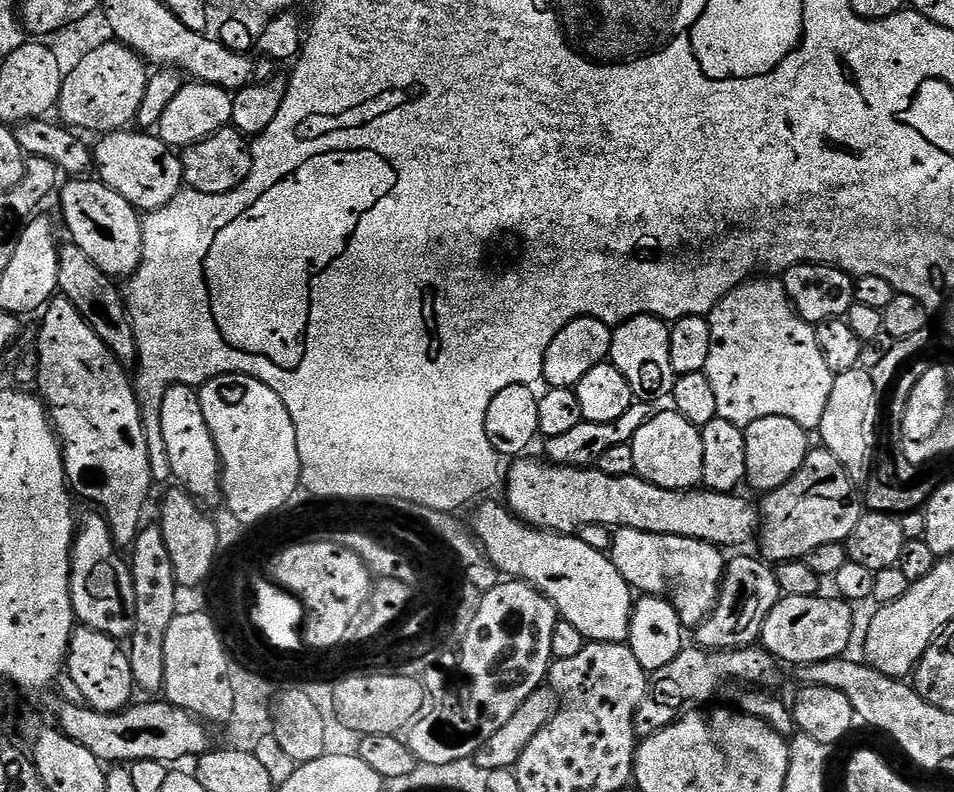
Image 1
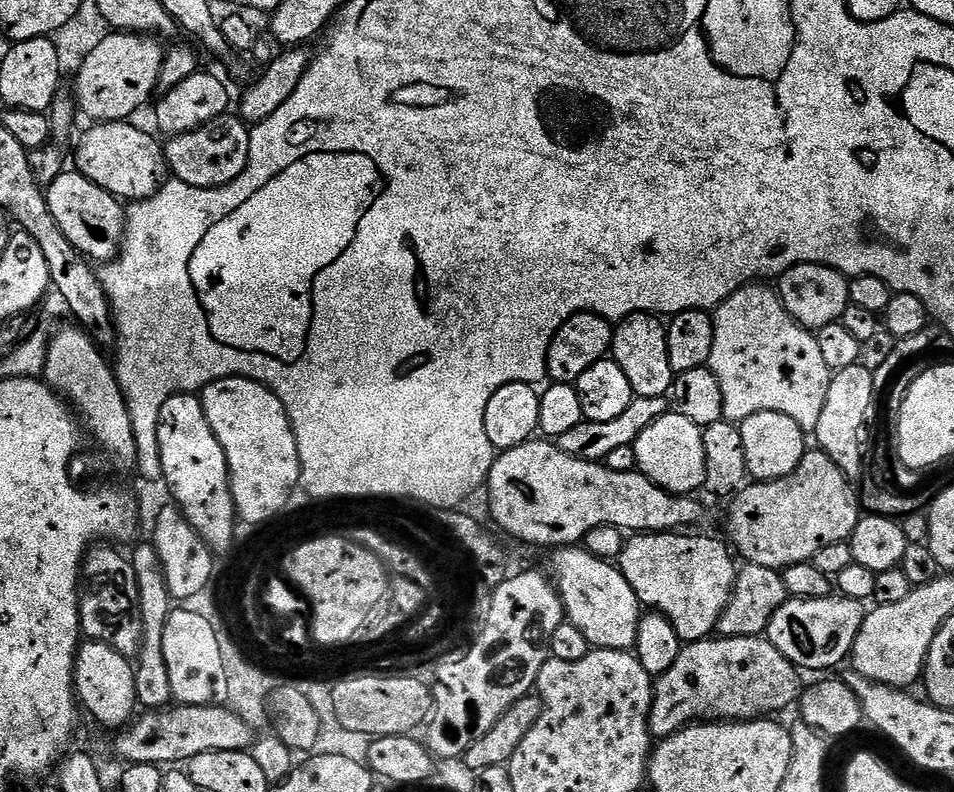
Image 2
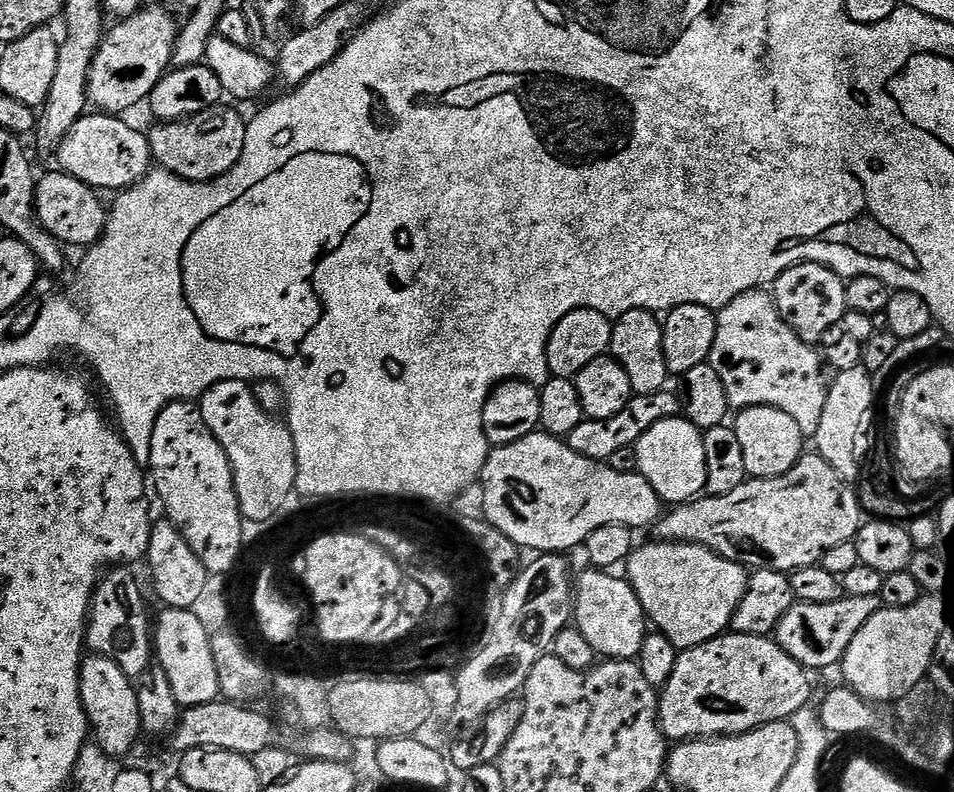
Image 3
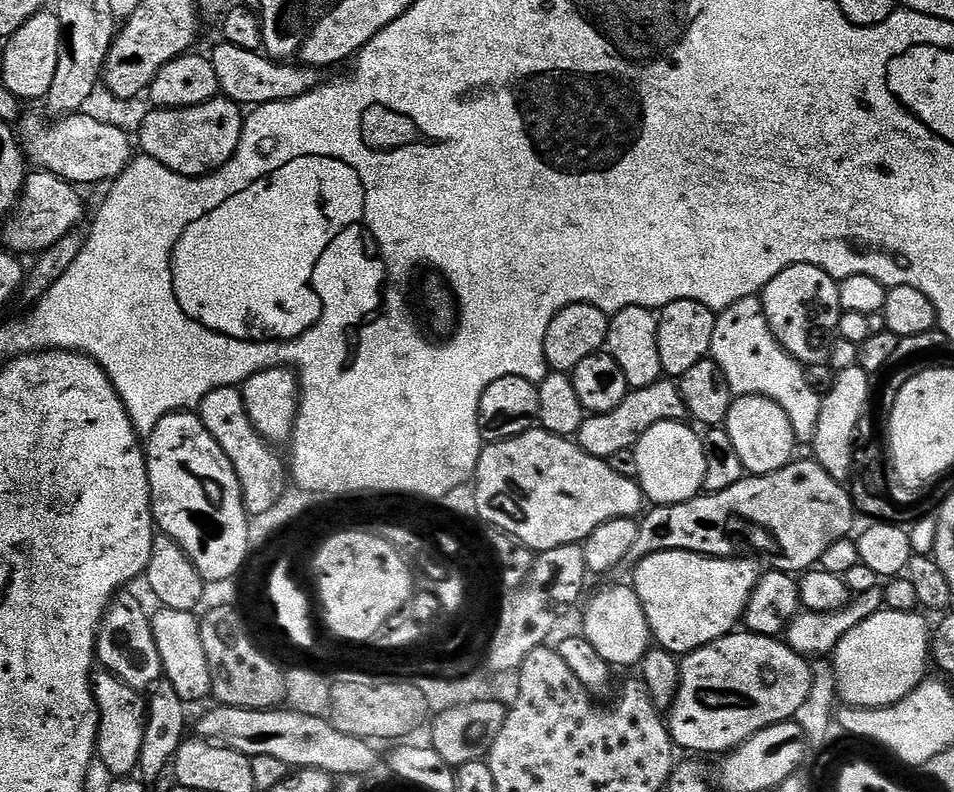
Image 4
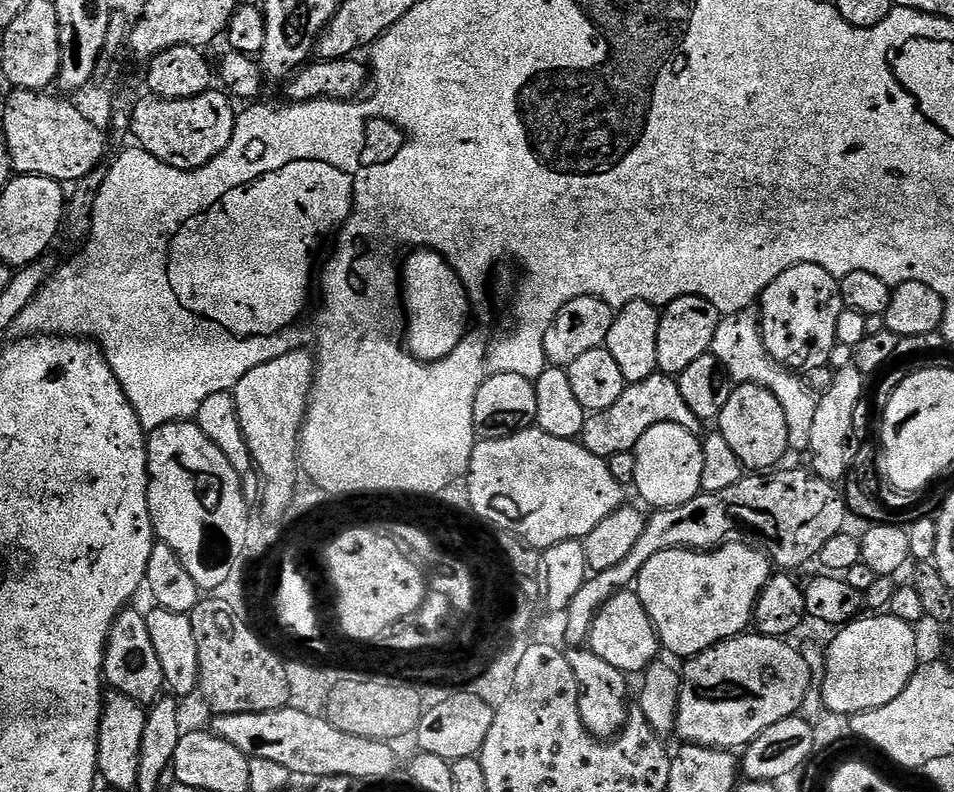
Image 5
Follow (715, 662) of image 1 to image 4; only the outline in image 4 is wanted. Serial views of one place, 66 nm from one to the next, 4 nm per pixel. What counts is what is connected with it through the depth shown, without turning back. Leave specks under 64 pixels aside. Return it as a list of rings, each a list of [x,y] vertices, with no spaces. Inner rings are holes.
[[[737,630],[728,636],[718,638],[714,642],[710,642],[706,646],[702,646],[698,650],[688,653],[687,656],[680,660],[680,681],[678,682],[678,690],[676,697],[672,699],[672,706],[666,716],[668,732],[672,735],[672,742],[677,749],[688,751],[688,754],[696,754],[692,752],[720,752],[719,754],[727,754],[740,744],[745,744],[754,734],[758,734],[763,728],[769,728],[775,724],[782,724],[791,721],[795,717],[798,706],[802,706],[802,702],[806,702],[806,698],[810,694],[810,686],[812,685],[812,666],[805,657],[801,656],[793,648],[788,647],[783,639],[773,638],[770,636],[755,636],[754,633],[747,630]]]

